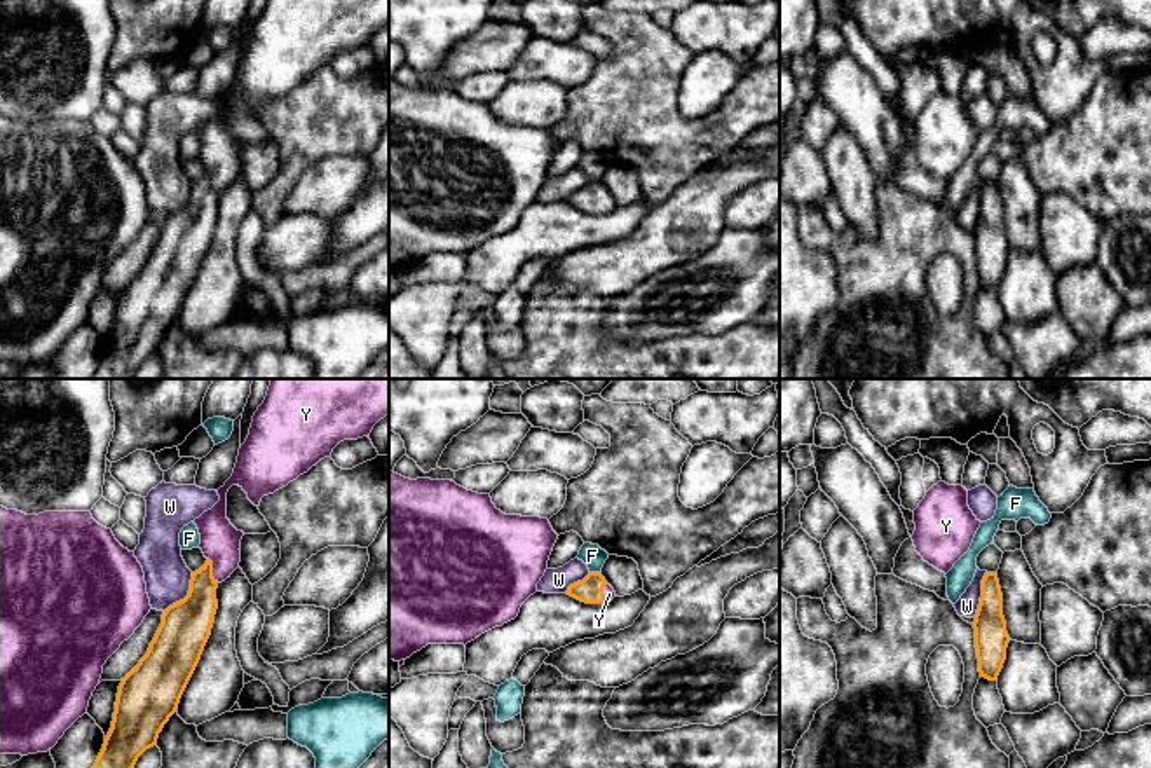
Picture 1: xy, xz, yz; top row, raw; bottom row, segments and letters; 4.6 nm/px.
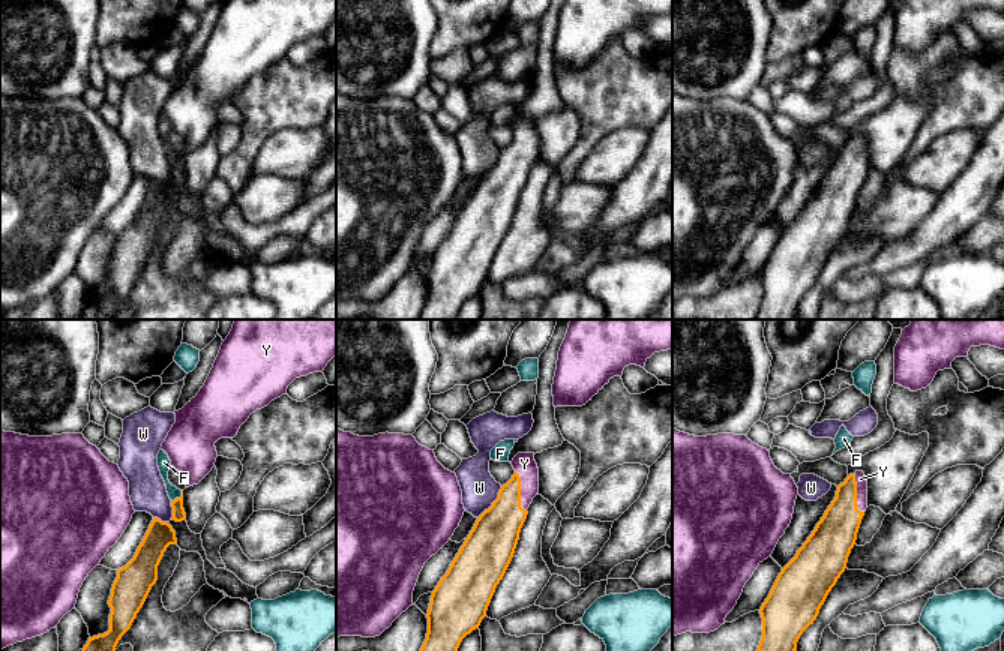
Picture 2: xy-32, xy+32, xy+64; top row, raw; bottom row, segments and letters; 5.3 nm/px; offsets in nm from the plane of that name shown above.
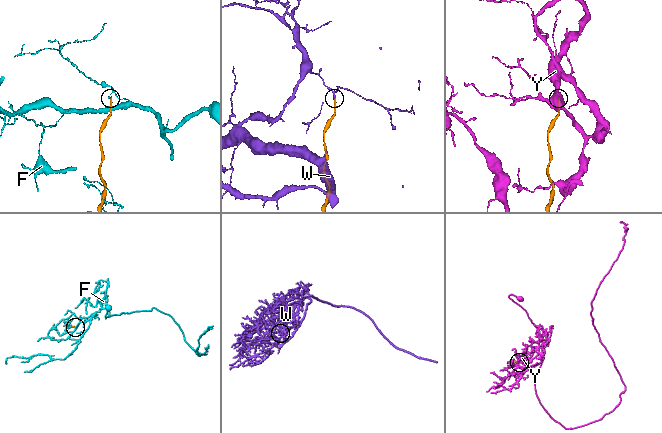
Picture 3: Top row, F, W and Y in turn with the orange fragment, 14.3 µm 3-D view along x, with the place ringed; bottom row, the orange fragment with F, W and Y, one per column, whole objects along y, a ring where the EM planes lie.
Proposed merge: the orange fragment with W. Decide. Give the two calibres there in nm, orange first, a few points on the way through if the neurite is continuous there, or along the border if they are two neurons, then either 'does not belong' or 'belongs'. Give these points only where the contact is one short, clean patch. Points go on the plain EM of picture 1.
240/200 nm | along xy (192, 182), (189, 201), (164, 220) | does not belong

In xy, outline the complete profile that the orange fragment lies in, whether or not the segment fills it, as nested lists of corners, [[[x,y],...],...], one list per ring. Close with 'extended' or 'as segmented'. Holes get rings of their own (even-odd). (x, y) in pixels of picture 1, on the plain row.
[[[267,0],[263,12],[253,24],[249,44],[239,58],[237,72],[232,86],[216,101],[220,110],[204,120],[194,133],[201,143],[201,154],[206,173],[192,182],[188,204],[169,215],[162,223],[162,232],[150,251],[146,264],[140,272],[122,288],[117,302],[112,337],[105,347],[103,358],[92,379],[133,379],[138,367],[157,353],[159,342],[169,326],[176,321],[180,307],[201,269],[204,255],[211,244],[215,223],[218,218],[216,197],[221,190],[239,176],[242,140],[237,140],[227,127],[227,101],[232,94],[239,94],[248,108],[260,115],[263,105],[274,103],[307,82],[321,68],[330,66],[333,58],[344,49],[358,49],[370,45],[373,35],[389,24],[389,0]]]; extended

